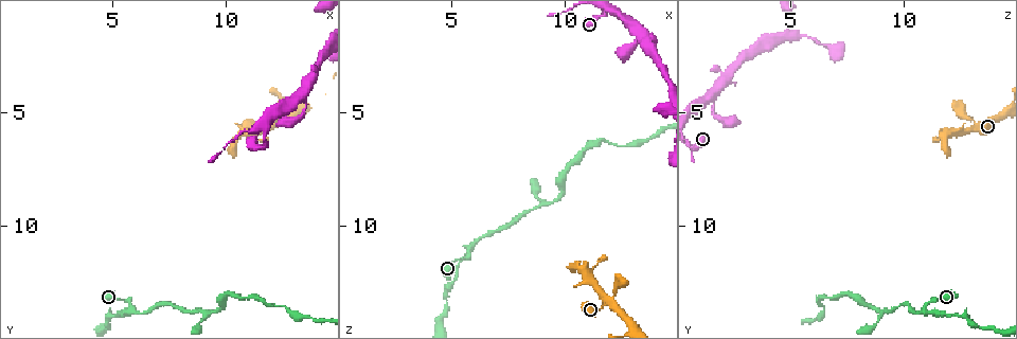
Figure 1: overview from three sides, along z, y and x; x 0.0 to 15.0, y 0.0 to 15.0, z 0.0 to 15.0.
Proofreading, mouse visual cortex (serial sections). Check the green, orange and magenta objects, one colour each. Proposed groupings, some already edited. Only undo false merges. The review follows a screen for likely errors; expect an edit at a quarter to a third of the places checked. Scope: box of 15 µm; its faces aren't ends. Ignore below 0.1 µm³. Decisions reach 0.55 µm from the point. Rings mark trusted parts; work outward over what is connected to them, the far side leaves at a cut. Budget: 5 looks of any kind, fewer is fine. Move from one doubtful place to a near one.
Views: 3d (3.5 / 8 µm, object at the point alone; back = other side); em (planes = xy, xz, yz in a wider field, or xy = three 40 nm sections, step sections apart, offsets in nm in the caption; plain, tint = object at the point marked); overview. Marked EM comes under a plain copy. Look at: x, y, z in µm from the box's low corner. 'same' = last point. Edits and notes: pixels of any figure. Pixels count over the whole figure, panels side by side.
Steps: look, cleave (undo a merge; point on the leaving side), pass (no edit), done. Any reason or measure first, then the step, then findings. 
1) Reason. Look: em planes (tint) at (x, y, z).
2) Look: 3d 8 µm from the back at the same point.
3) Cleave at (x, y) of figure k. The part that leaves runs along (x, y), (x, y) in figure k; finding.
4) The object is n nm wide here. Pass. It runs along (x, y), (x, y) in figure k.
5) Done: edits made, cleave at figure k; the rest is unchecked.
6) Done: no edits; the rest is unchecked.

A fork. Look: 3d 3.5 µm at (5.8, 13.7, 10.9).

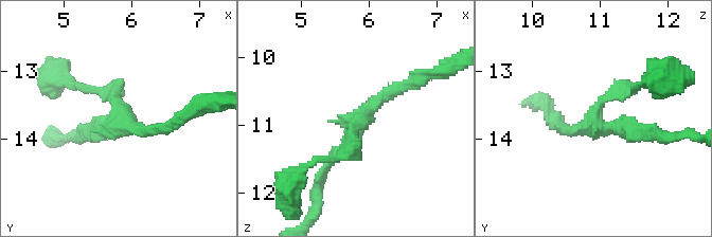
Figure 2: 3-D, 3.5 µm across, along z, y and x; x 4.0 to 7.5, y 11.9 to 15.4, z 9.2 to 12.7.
3 arms meet here; the arms are 150, 200, 200 nm wide. Look: em xy step 3 (tint) at (5.90, 13.75, 10.85).

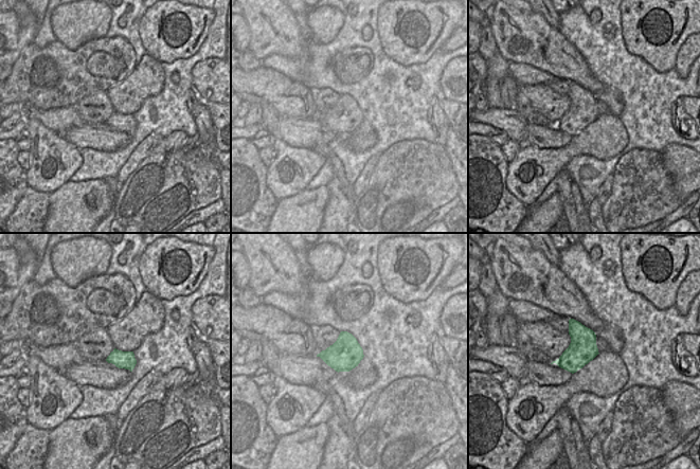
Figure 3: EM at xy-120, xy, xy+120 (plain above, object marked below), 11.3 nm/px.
Pass. One cell here.

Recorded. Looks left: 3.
A fork. Look: 3d 3.5 µm at (9.1, 14.0, 9.0).

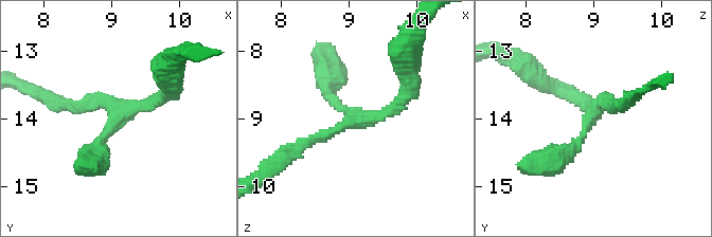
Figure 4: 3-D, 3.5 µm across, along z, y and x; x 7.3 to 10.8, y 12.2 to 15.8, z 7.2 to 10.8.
Look: em xy step 2 (tint) at (9.10, 13.90, 9.00).

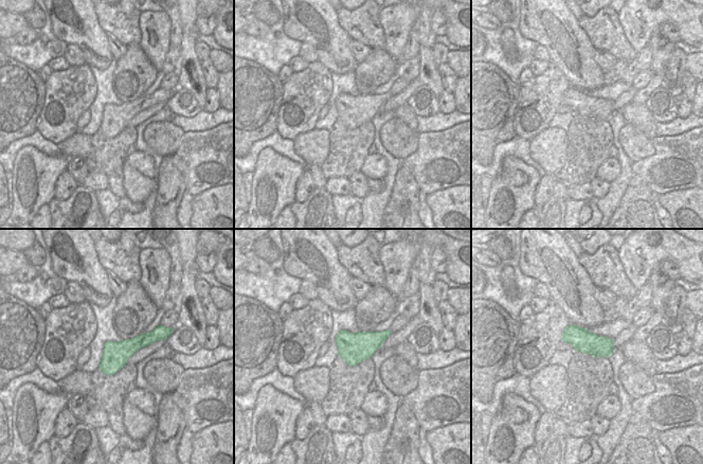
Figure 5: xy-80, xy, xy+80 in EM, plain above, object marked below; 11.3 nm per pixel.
Look: em xy step 5 (tint) at the same point.

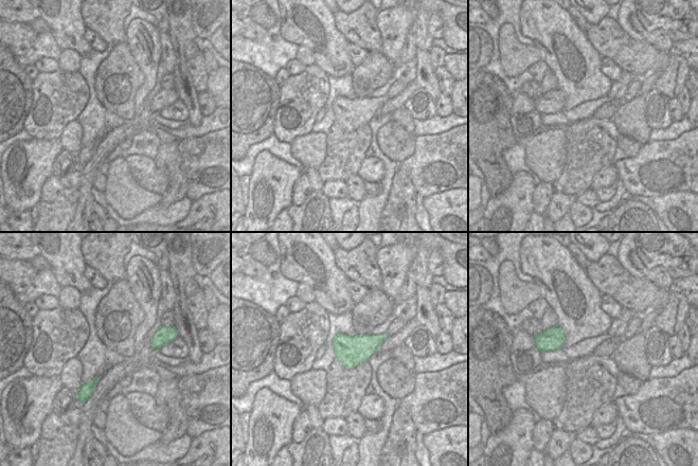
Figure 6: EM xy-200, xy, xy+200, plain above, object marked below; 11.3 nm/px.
Pass. It runs along (297, 149), (391, 109), (407, 87) in figure 4; all the same cell.

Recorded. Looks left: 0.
Done: no edits; the rest is unchecked.

